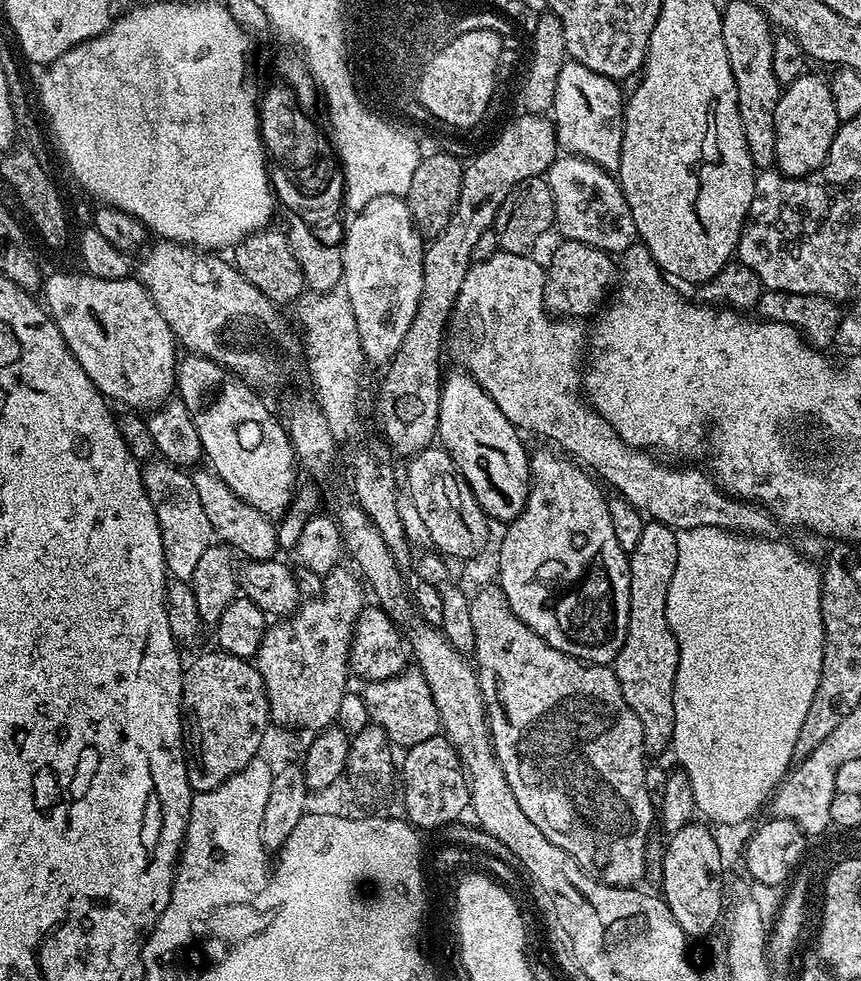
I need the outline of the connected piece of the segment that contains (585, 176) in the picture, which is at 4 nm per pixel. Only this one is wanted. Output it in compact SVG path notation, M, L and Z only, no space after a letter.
M560 154L548 167L546 179L556 207L554 224L564 240L586 243L609 254L627 253L637 243L630 206L613 173L580 156Z

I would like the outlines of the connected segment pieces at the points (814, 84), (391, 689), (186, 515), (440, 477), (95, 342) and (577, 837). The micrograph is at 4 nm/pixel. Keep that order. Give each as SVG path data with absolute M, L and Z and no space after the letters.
M806 74L798 78L798 82L787 85L778 98L778 110L774 110L774 130L776 131L776 163L775 167L785 176L809 176L826 162L830 154L832 139L840 129L842 121L836 113L836 103L832 97L832 85L820 76Z
M409 667L394 678L368 682L363 687L362 695L369 721L382 726L393 745L400 747L401 744L401 749L407 750L418 742L426 742L426 738L441 731L440 710L434 702L426 678L418 667Z
M163 458L149 459L143 465L142 475L144 489L154 506L162 534L164 567L173 579L191 581L194 570L198 570L198 558L202 558L202 554L206 554L214 542L214 533L206 519L202 498L198 498L198 490L194 490L191 475Z
M431 446L412 456L408 464L408 496L412 499L412 508L420 519L426 535L432 539L431 547L437 553L466 552L475 554L482 551L487 542L489 517L485 516L482 506L474 498L466 478L458 470L458 466L450 458L450 454L442 446Z
M56 272L43 281L43 292L43 303L56 321L66 346L105 398L128 404L124 406L132 410L148 410L173 395L178 341L139 279L107 280Z
M499 586L482 587L471 597L470 622L474 626L474 667L480 678L480 692L484 695L488 730L492 748L496 752L496 760L502 766L506 782L510 782L510 790L522 806L522 814L554 842L554 846L562 846L564 852L569 852L582 866L589 866L600 875L605 884L615 884L617 888L630 888L639 885L645 879L644 871L648 861L648 846L653 839L652 822L654 826L654 798L644 785L644 770L646 753L644 750L644 731L642 722L638 722L638 714L626 706L626 698L622 698L622 686L618 682L615 671L607 664L589 664L587 660L579 660L562 650L554 650L526 622L522 622L510 610L510 602Z

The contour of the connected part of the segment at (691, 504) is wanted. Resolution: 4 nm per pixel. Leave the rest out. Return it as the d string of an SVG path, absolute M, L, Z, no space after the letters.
M496 252L482 262L473 263L464 283L471 292L482 292L481 300L486 298L486 320L490 322L490 318L494 318L494 326L504 326L504 338L492 338L492 342L488 344L484 342L484 352L472 358L469 375L486 390L494 404L517 429L543 434L556 442L556 446L567 455L574 457L585 467L591 466L596 472L600 472L602 480L614 486L614 490L633 507L669 528L682 530L714 525L716 528L750 536L768 536L773 533L771 531L776 527L775 517L764 507L729 496L706 472L704 474L694 468L682 470L668 467L658 462L653 453L630 447L617 431L587 404L582 393L585 337L583 340L573 321L551 316L544 307L545 269L538 266L528 254L519 256L509 252Z

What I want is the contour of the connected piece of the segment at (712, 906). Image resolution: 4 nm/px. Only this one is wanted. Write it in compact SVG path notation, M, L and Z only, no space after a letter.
M704 822L687 824L667 837L668 848L663 849L662 899L670 906L670 914L682 926L685 936L704 936L716 923L721 923L724 904L724 856L713 829Z

